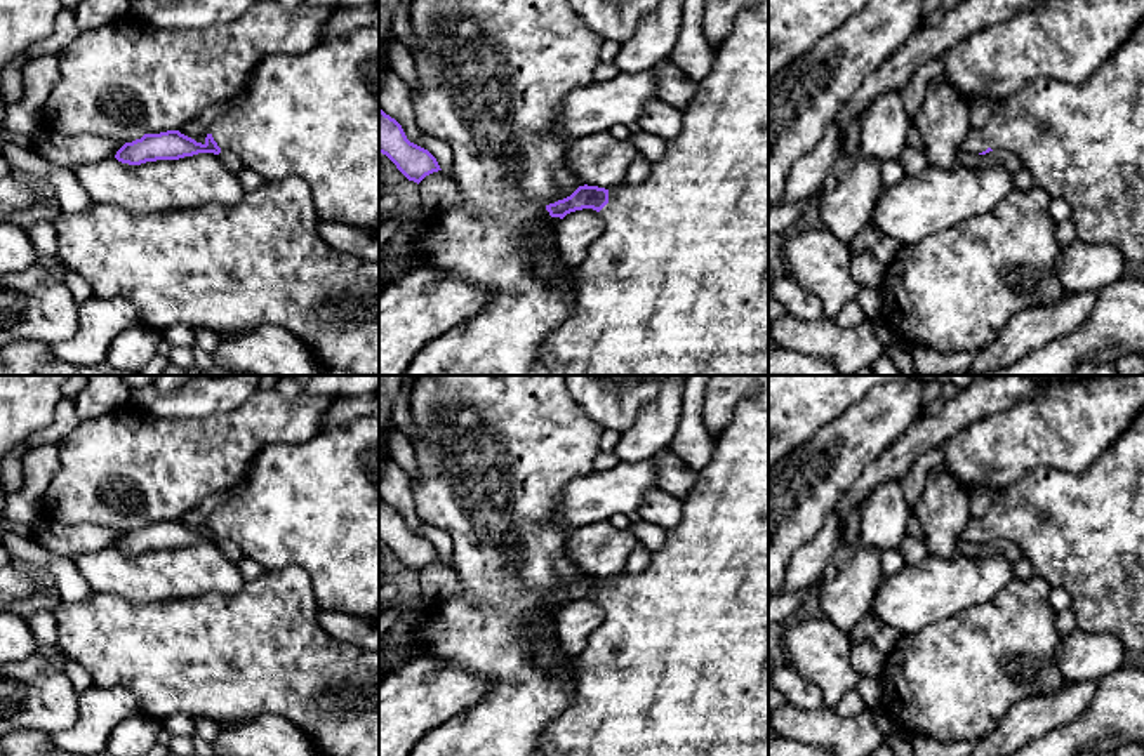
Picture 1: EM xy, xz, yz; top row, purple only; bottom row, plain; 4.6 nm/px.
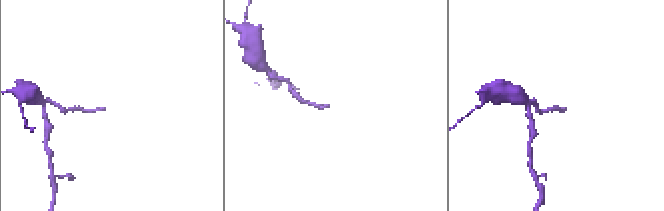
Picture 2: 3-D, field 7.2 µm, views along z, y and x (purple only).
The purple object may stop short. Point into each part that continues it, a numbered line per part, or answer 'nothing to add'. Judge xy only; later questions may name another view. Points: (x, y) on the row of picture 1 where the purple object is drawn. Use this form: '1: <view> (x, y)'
1: xy (315, 115)

